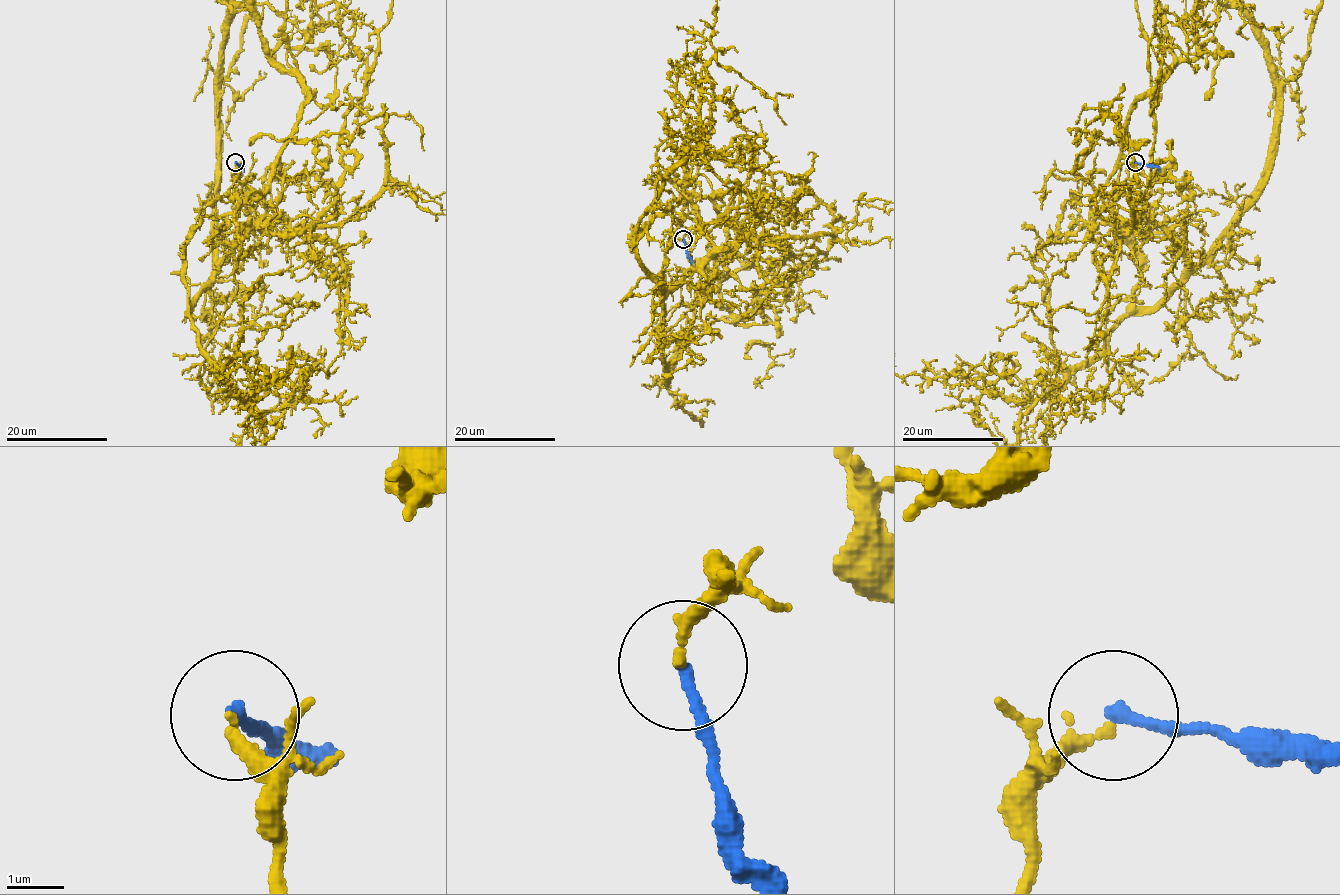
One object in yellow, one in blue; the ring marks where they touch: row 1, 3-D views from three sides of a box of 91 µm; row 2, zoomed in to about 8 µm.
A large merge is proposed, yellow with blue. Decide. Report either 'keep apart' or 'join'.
join

